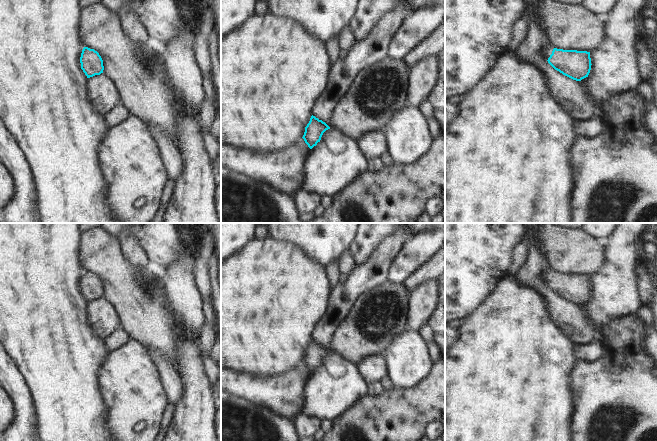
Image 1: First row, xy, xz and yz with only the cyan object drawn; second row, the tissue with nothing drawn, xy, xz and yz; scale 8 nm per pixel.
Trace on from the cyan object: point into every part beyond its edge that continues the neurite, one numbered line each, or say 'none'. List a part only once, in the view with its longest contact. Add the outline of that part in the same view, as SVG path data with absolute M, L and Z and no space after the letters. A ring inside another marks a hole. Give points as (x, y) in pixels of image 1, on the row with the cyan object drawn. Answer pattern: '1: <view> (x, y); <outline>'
1: yz (547, 50); M547 44L544 48L543 48L543 55L545 57L546 60L548 60L548 58L550 57L550 55L552 54L553 51L553 47L550 44Z

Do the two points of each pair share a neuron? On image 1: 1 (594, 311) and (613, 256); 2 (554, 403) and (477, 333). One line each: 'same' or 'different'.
1: same
2: same

